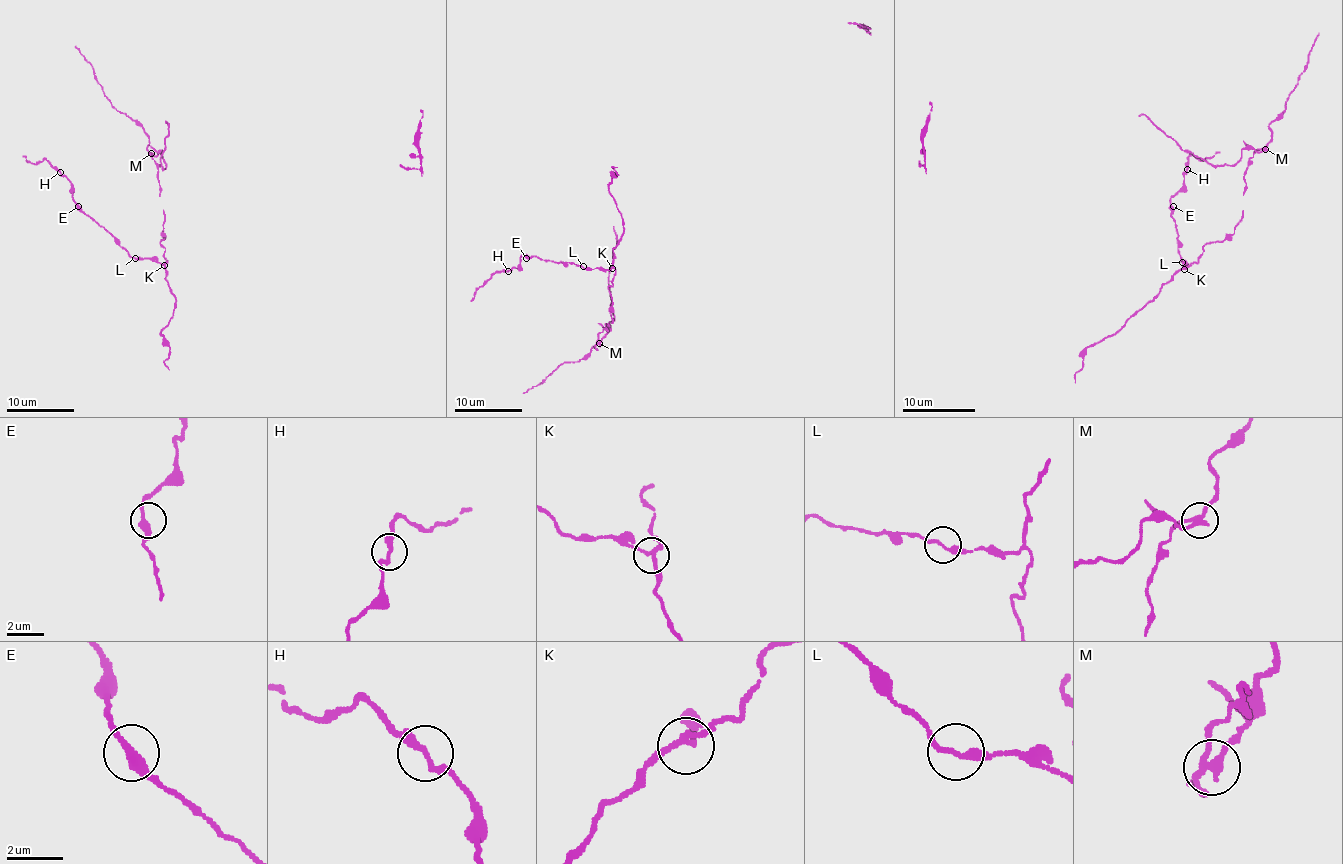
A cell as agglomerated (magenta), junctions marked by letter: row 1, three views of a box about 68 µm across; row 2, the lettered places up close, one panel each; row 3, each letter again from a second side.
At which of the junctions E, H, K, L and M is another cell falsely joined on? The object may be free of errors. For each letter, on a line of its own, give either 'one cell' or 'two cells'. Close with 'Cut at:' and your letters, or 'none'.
E: one cell
H: one cell
K: one cell
L: one cell
M: two cells
Cut at: M

